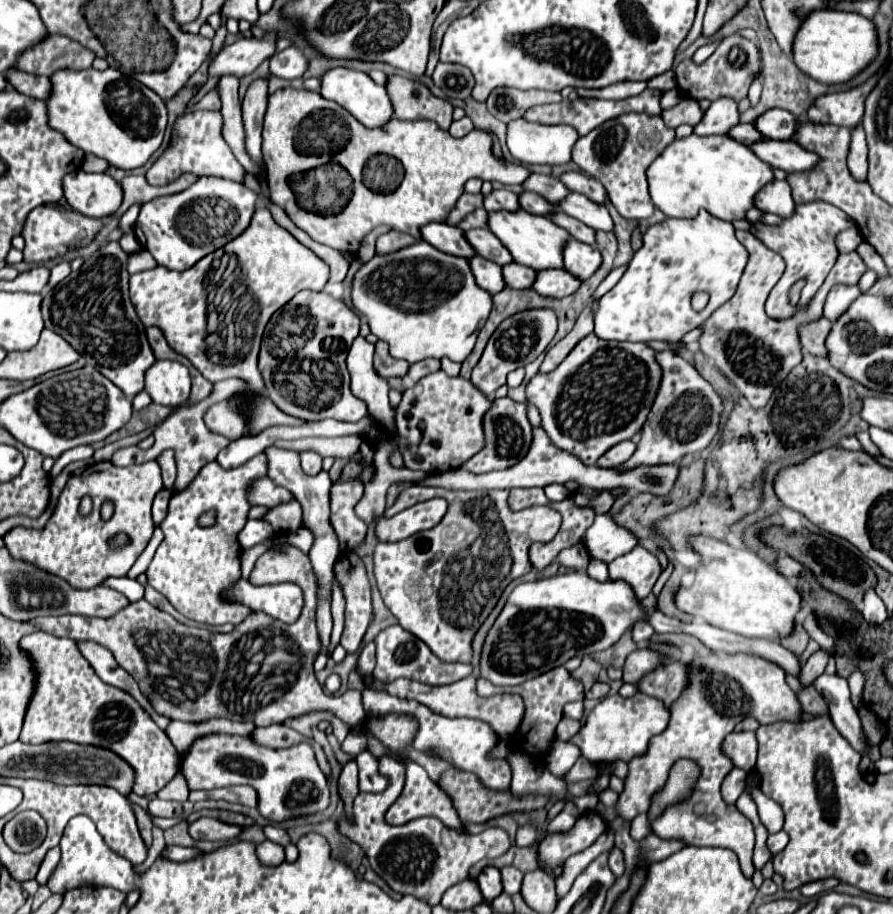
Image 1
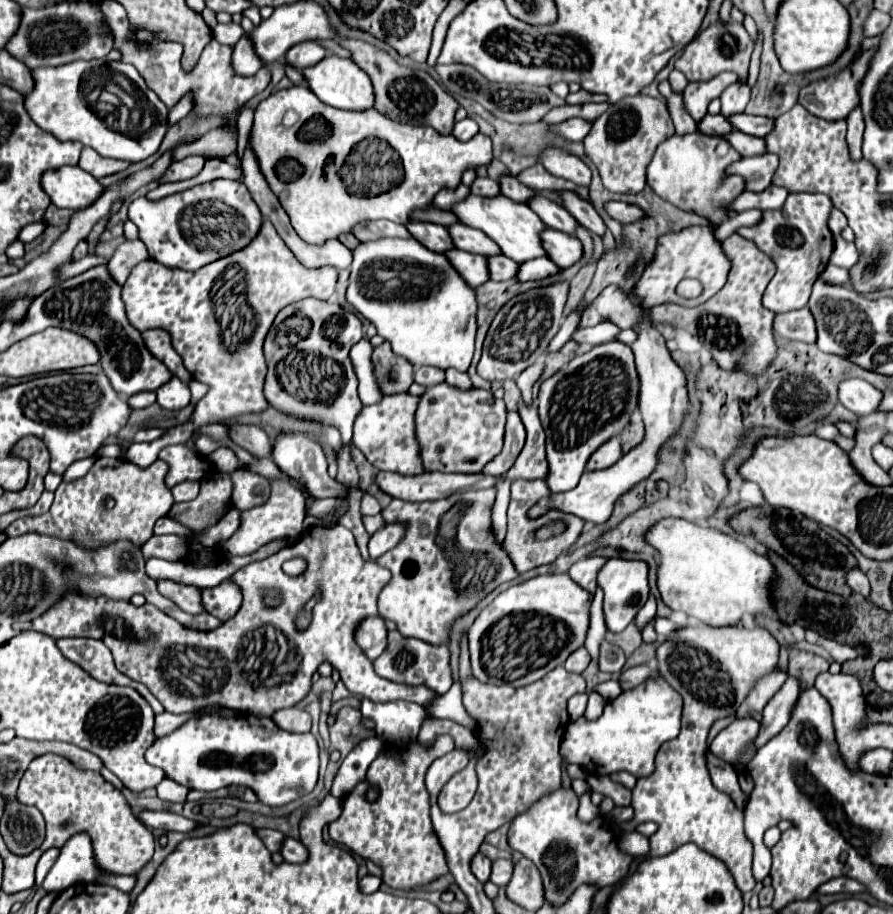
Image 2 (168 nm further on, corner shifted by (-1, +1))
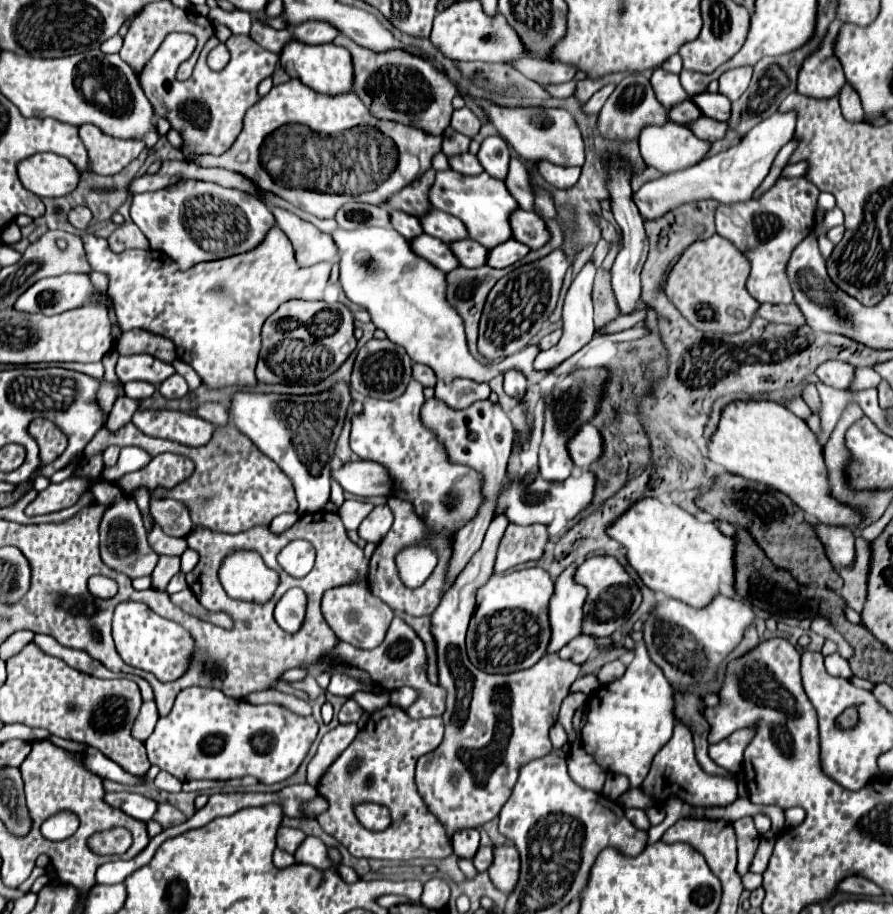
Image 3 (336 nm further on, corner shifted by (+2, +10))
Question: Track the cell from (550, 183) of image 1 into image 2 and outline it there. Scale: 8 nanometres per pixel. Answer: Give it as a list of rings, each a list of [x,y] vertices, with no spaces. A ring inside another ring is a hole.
[[[559,192],[559,194],[565,200],[565,208],[573,214],[573,218],[583,228],[587,228],[589,232],[593,232],[593,234],[597,234],[601,238],[605,236],[605,230],[607,230],[605,228],[605,222],[603,222],[603,218],[597,214],[597,210],[589,202],[577,198],[577,194],[573,194],[573,192]]]

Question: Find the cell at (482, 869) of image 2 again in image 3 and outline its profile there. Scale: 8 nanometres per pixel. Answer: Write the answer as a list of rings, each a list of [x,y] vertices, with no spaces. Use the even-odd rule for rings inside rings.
[[[470,829],[470,831],[462,831],[458,833],[458,837],[454,837],[452,841],[452,849],[458,857],[462,859],[472,859],[476,855],[480,847],[480,835],[476,829]]]

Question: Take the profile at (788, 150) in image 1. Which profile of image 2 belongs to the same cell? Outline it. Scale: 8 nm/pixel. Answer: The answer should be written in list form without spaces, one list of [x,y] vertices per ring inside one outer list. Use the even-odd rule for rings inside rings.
[[[731,130],[729,134],[723,134],[729,144],[741,154],[741,156],[753,156],[753,154],[763,154],[765,152],[765,140],[763,138],[753,138],[749,134],[741,134],[737,130]]]

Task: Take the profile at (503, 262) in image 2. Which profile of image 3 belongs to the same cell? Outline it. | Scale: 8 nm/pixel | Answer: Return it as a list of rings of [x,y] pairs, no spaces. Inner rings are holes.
[[[456,241],[450,247],[454,249],[458,261],[462,261],[462,267],[484,267],[488,263],[488,249],[478,245],[478,241]]]

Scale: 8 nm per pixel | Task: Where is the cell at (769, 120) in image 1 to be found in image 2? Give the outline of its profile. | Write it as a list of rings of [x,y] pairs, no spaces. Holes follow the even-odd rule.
[[[733,114],[727,118],[729,124],[743,132],[743,134],[751,134],[751,136],[759,136],[763,138],[771,128],[773,128],[773,120],[769,118],[761,118],[761,116],[749,116],[749,114]]]

